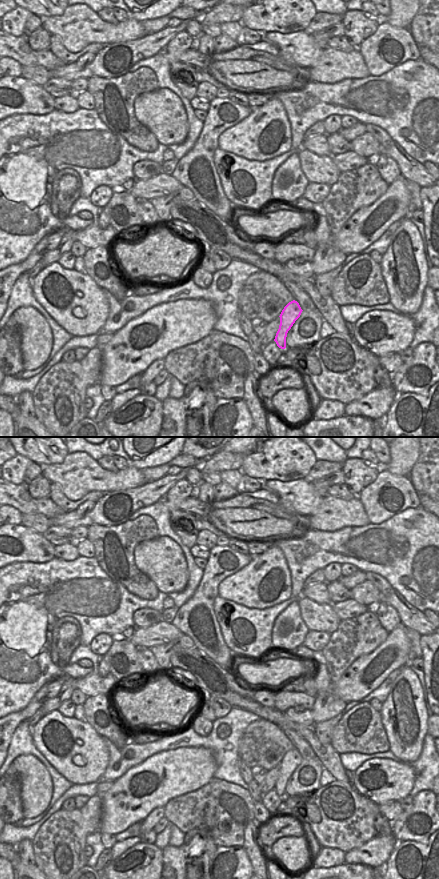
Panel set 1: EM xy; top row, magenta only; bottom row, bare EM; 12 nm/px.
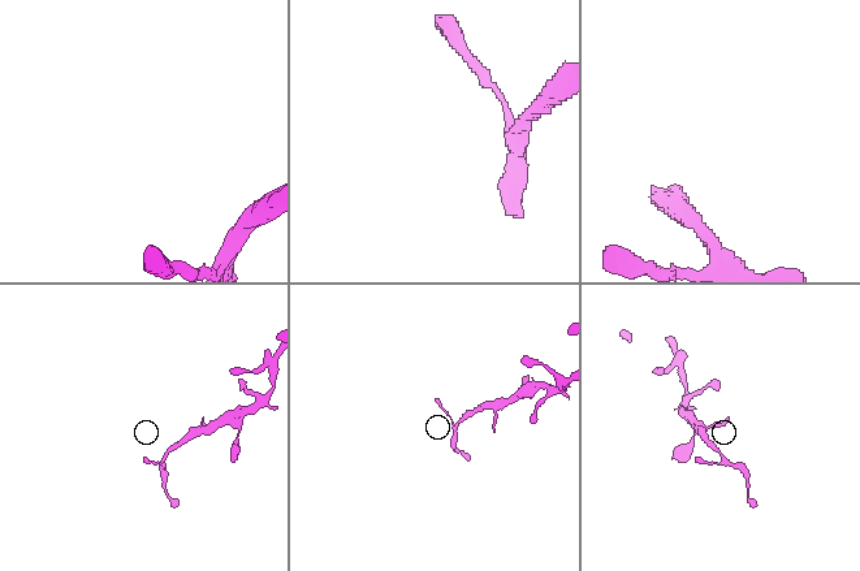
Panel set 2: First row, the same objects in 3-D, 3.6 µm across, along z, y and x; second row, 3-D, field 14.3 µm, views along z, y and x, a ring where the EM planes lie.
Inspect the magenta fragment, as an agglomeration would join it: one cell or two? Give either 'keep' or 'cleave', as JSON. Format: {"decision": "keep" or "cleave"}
{"decision": "keep"}

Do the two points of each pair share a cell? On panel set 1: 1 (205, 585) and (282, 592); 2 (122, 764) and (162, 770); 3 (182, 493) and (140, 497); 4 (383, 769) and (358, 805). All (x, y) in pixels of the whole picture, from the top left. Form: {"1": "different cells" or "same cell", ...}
{"1": "different cells", "2": "different cells", "3": "different cells", "4": "different cells"}

